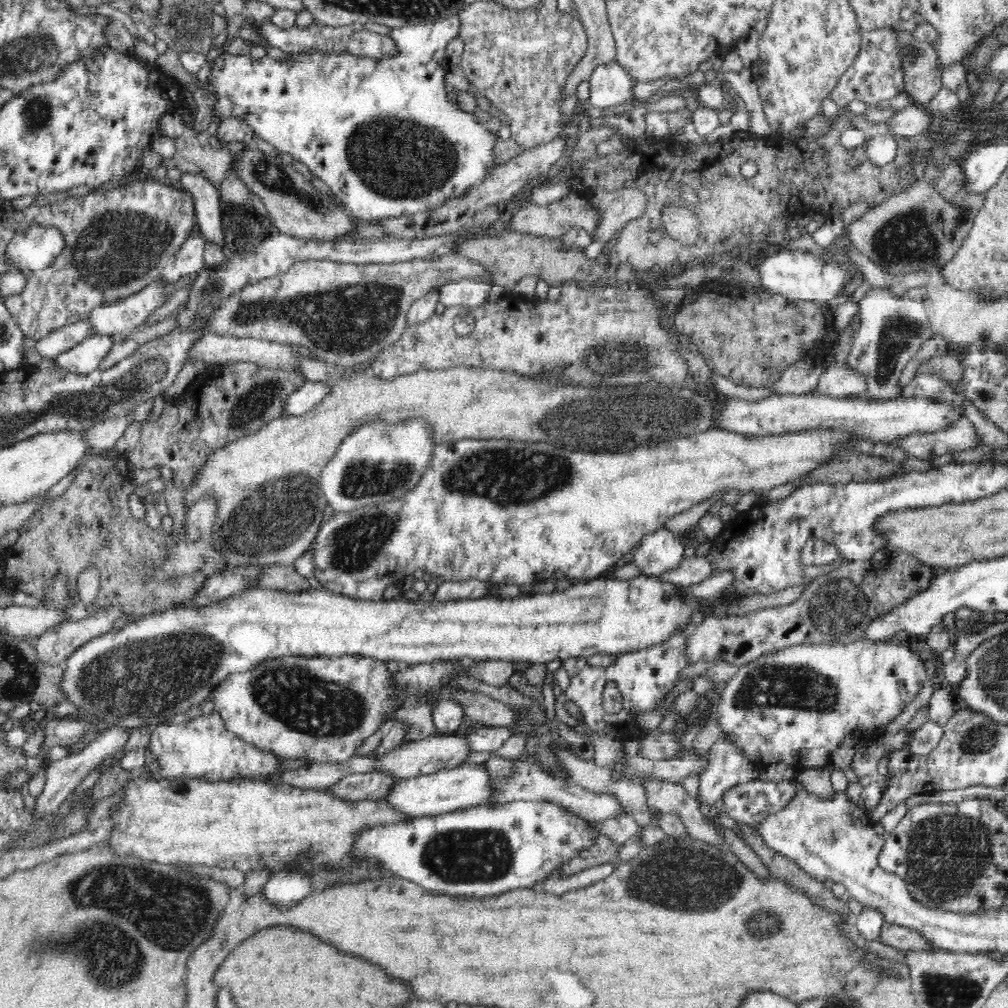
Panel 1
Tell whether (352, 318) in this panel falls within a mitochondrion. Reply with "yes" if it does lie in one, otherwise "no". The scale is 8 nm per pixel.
yes

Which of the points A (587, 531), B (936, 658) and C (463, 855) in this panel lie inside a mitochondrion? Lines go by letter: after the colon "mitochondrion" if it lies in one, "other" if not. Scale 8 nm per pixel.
A: other
B: other
C: mitochondrion

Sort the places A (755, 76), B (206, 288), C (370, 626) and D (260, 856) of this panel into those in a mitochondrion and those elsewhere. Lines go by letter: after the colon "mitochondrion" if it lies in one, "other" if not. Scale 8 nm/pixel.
A: other
B: mitochondrion
C: other
D: mitochondrion

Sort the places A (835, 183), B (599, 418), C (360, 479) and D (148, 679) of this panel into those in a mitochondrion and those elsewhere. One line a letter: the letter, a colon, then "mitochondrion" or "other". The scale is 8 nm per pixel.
A: mitochondrion
B: mitochondrion
C: mitochondrion
D: mitochondrion

